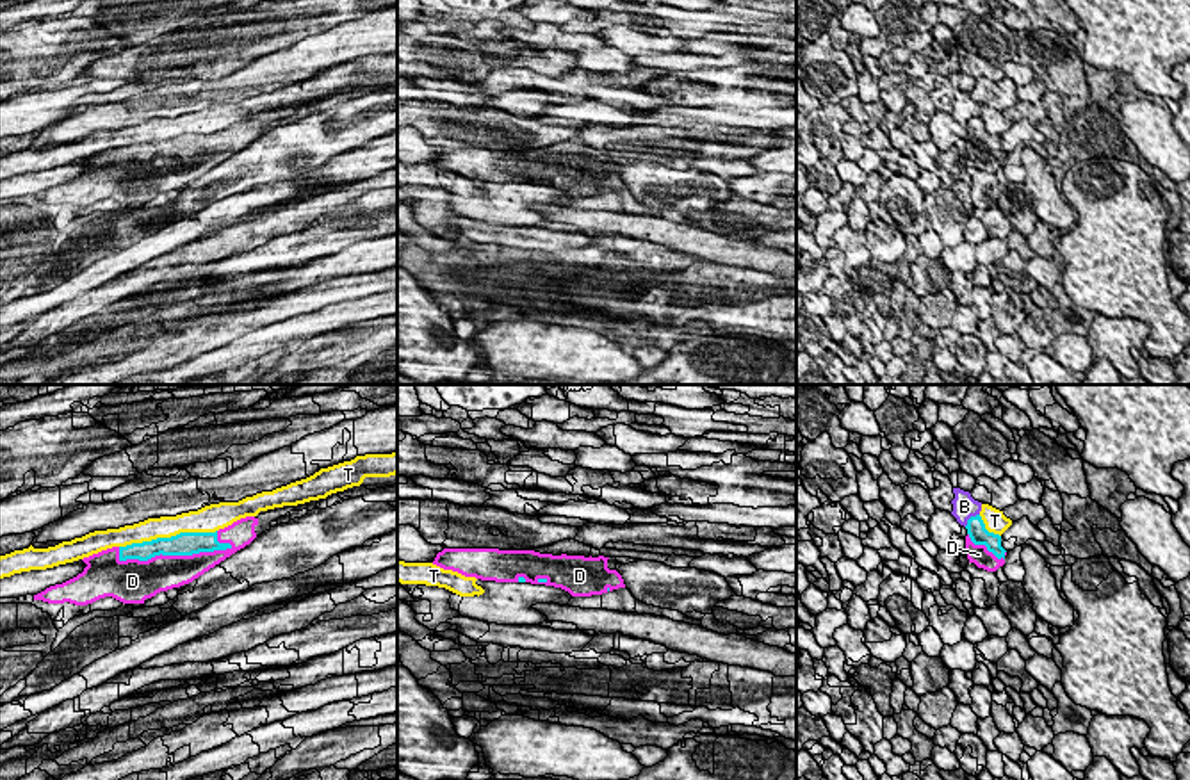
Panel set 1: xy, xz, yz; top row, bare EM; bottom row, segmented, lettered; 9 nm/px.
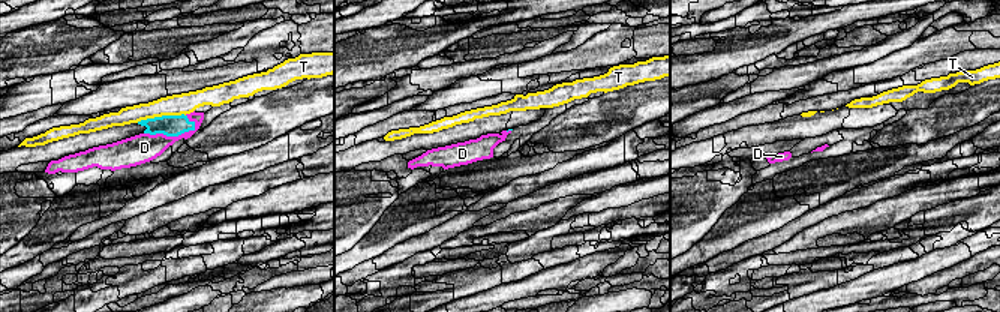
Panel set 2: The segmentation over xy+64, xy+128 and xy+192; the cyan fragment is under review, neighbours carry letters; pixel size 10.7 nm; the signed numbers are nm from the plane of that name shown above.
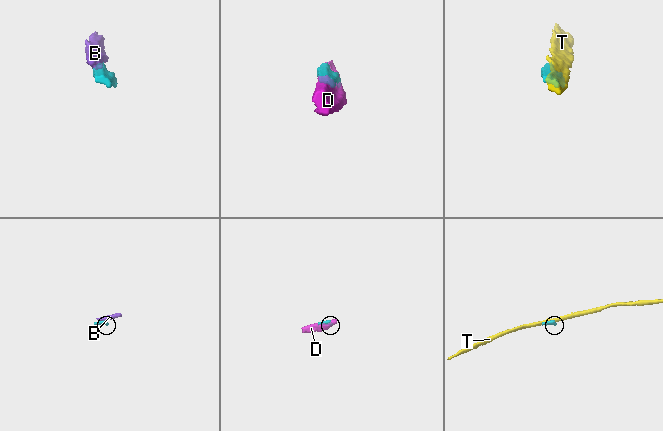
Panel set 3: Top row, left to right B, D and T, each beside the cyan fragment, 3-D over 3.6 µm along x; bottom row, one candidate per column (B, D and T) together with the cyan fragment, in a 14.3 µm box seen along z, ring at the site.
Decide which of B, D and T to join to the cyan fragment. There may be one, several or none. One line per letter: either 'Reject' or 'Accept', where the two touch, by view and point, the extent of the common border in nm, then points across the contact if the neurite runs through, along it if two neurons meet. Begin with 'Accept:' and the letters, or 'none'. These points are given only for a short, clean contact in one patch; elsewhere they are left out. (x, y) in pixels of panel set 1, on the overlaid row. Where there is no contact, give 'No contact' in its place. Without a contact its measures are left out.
Accept: D
B: Reject. Touches cyan at yz (969, 519). Shared border 190 nm. Boundary: yz (978, 513), (964, 526)
D: Accept. Touches cyan at xy (175, 554). Shared border 1050 nm
T: Reject. Touches cyan at xy (168, 538). Shared border 900 nm

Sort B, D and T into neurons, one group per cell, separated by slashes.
B / D / T

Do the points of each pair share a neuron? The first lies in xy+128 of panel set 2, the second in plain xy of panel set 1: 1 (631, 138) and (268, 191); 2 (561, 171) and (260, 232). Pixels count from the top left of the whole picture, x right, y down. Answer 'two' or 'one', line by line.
1: one
2: two

